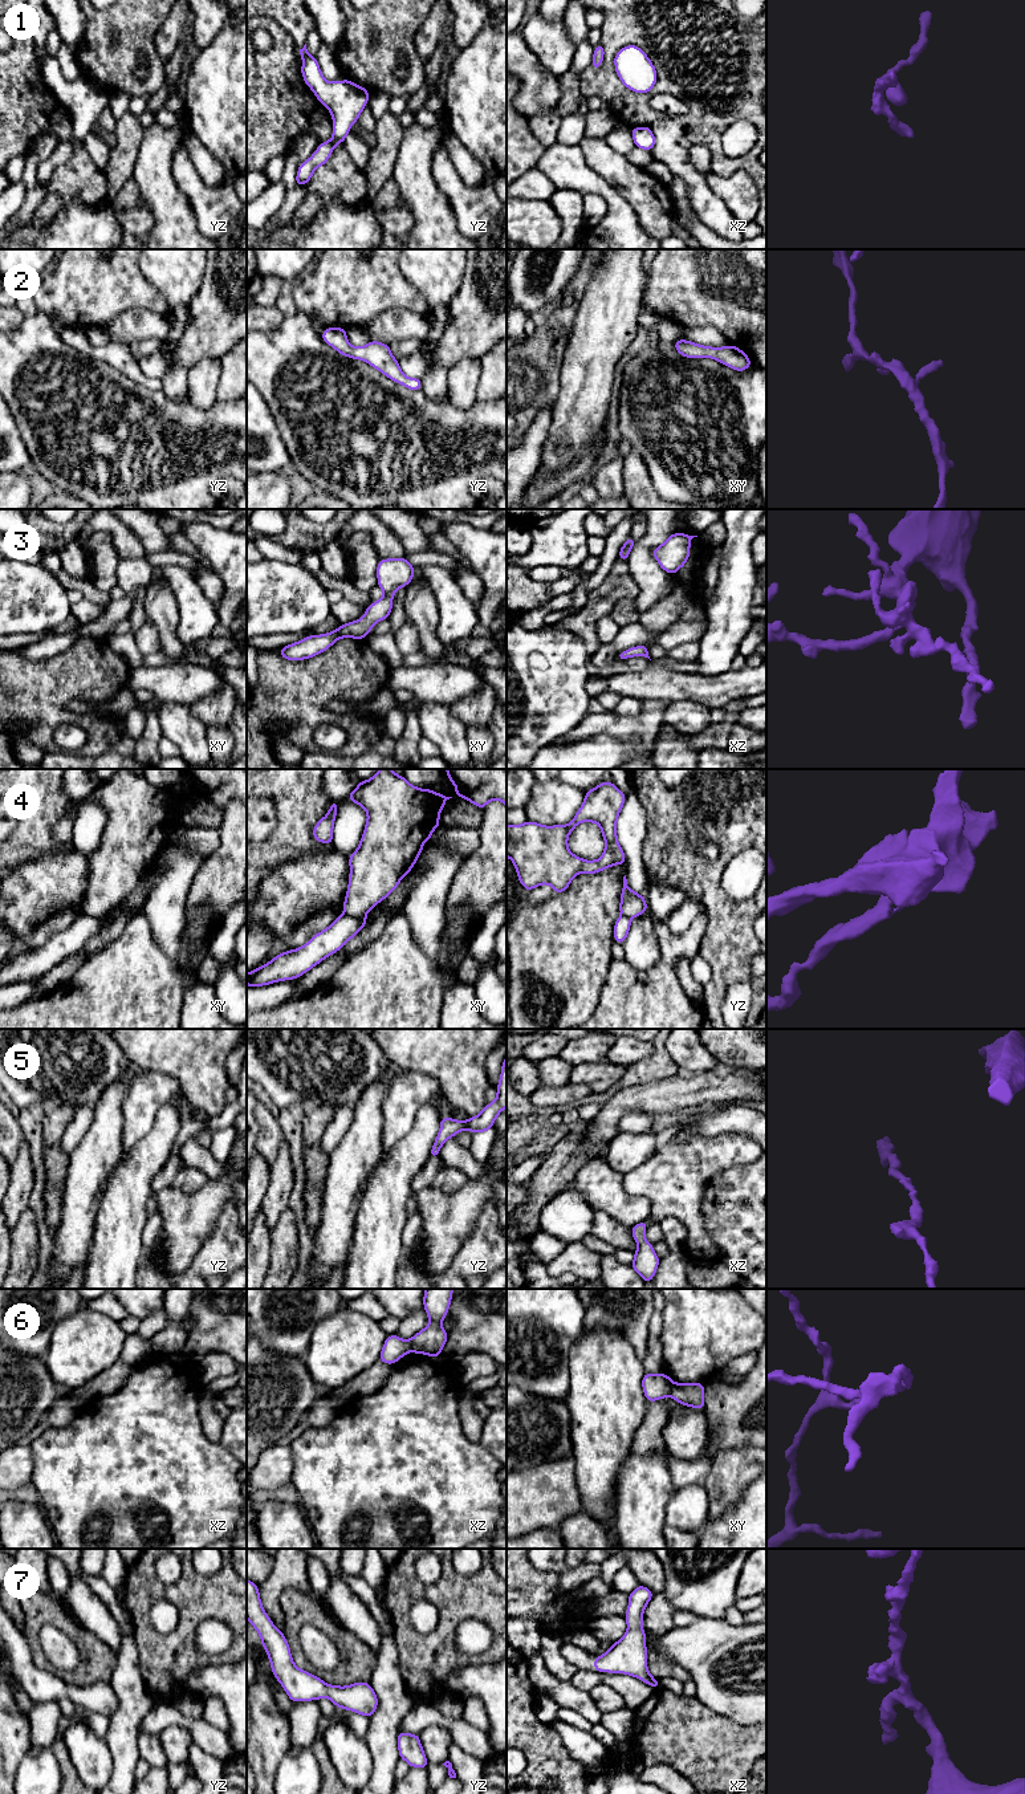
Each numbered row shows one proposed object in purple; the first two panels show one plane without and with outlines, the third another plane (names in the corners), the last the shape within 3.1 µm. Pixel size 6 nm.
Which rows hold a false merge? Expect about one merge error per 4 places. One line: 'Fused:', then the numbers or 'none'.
Fused: 4, 6

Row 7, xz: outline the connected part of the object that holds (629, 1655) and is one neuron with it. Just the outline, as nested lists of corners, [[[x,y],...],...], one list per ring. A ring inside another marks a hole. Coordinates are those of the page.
[[[642,1585],[629,1594],[629,1608],[625,1614],[627,1631],[607,1652],[594,1659],[594,1671],[631,1675],[659,1689],[659,1680],[647,1669],[646,1632],[642,1626],[644,1608],[652,1596],[652,1591]]]

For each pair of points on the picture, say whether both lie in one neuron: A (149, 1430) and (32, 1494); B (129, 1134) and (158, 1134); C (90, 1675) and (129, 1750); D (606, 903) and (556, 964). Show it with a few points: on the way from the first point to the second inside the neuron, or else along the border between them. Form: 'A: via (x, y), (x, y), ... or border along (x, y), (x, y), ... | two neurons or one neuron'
A: border along (32, 1484), (37, 1492), (39, 1502) | two neurons
B: border along (162, 1106), (154, 1126), (125, 1155) | two neurons
C: border along (117, 1654), (117, 1662), (109, 1681) | two neurons
D: via (590, 918), (561, 948) | one neuron

